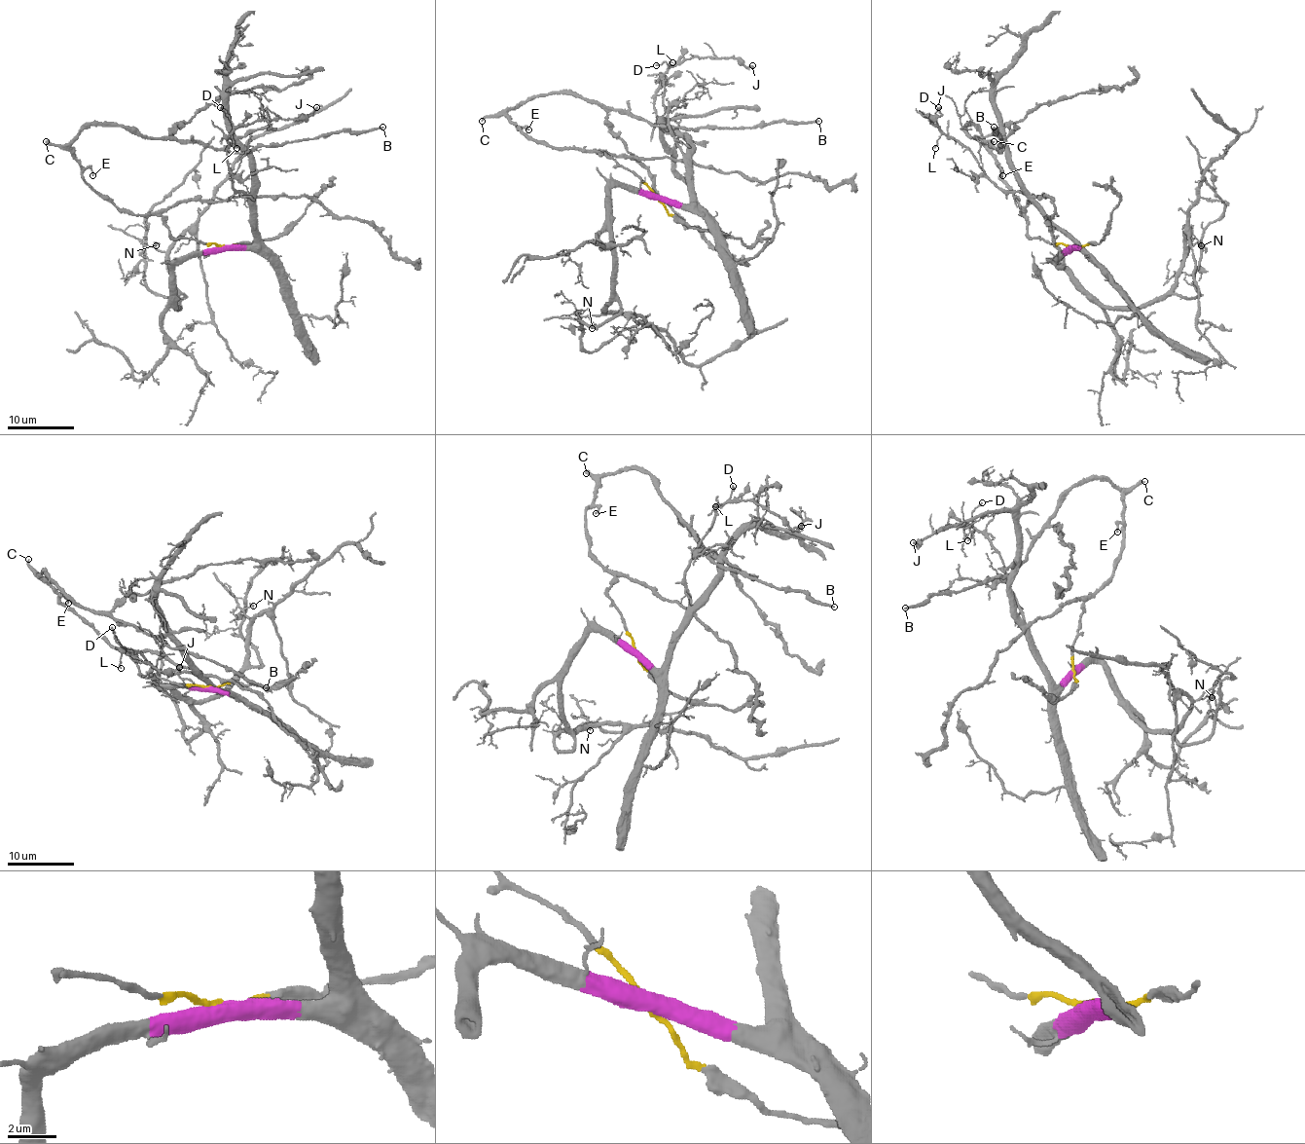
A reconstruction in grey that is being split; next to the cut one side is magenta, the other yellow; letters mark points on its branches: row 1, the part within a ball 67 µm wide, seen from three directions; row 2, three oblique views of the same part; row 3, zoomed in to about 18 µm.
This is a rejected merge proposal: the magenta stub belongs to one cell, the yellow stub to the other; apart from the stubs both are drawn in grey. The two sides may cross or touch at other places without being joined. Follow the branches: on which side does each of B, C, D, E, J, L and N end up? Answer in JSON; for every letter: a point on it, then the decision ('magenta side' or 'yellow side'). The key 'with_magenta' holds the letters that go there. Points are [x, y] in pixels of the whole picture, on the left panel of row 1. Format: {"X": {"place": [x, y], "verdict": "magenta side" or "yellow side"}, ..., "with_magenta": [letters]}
{"B": {"place": [382, 127], "verdict": "yellow side"}, "C": {"place": [46, 141], "verdict": "yellow side"}, "D": {"place": [220, 107], "verdict": "magenta side"}, "E": {"place": [92, 175], "verdict": "yellow side"}, "J": {"place": [316, 107], "verdict": "magenta side"}, "L": {"place": [236, 148], "verdict": "magenta side"}, "N": {"place": [156, 245], "verdict": "magenta side"}, "with_magenta": ["D", "J", "L", "N"]}

